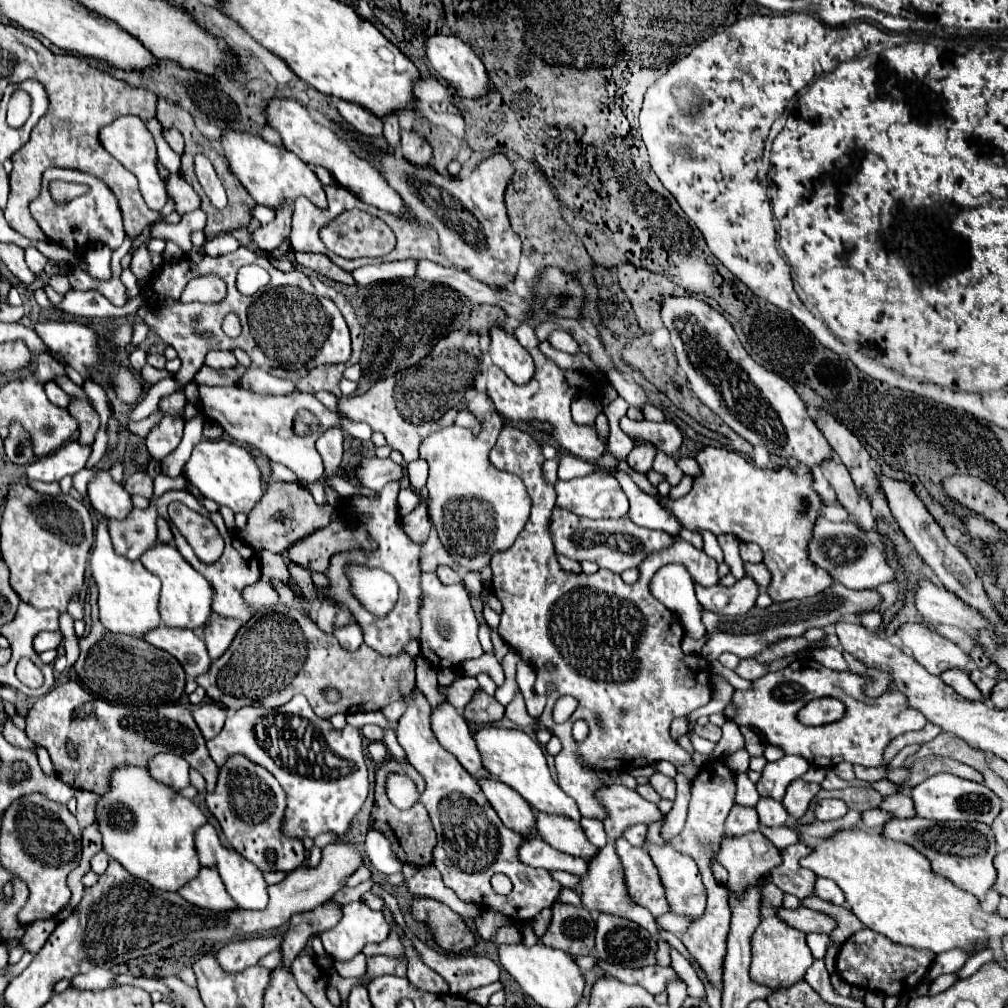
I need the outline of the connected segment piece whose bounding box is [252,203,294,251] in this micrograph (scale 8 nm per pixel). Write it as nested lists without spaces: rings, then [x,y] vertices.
[[[292,203],[282,205],[282,209],[276,211],[276,219],[272,223],[268,223],[266,227],[260,227],[258,231],[254,231],[252,243],[260,249],[266,249],[266,251],[278,249],[290,237],[292,211],[294,211]]]

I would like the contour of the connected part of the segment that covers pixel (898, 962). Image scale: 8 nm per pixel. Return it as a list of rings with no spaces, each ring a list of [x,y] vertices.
[[[864,929],[854,933],[848,941],[842,943],[836,969],[840,977],[856,987],[878,991],[884,995],[902,995],[904,991],[916,987],[928,973],[934,961],[934,953],[926,953],[926,949],[910,949],[906,945],[894,945],[894,941],[886,941],[880,933],[872,929]]]

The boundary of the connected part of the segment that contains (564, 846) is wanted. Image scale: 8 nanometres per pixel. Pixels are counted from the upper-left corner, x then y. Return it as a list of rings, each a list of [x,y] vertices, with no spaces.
[[[534,813],[538,835],[558,851],[592,859],[598,849],[588,843],[580,823],[570,817],[558,817],[558,813]]]

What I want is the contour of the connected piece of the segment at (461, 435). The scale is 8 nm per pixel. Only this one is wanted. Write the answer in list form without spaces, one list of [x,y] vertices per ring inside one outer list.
[[[475,387],[465,389],[462,395],[468,395],[466,404],[474,404],[474,411],[478,411],[476,415],[482,419],[484,423],[484,431],[482,435],[474,437],[470,433],[470,429],[462,429],[462,427],[446,427],[442,431],[430,433],[422,445],[420,445],[420,457],[428,461],[430,465],[430,477],[426,483],[426,489],[430,493],[430,517],[432,523],[438,529],[438,537],[444,543],[444,547],[450,551],[450,555],[458,561],[458,565],[466,571],[480,571],[484,565],[490,563],[490,557],[494,551],[502,551],[508,549],[518,533],[522,531],[526,519],[528,519],[528,495],[526,489],[522,485],[522,481],[518,477],[514,477],[512,473],[502,473],[498,469],[494,469],[494,465],[488,461],[488,453],[494,447],[494,443],[498,439],[500,429],[502,429],[502,419],[496,413],[496,409],[492,407],[486,391],[479,392]]]

